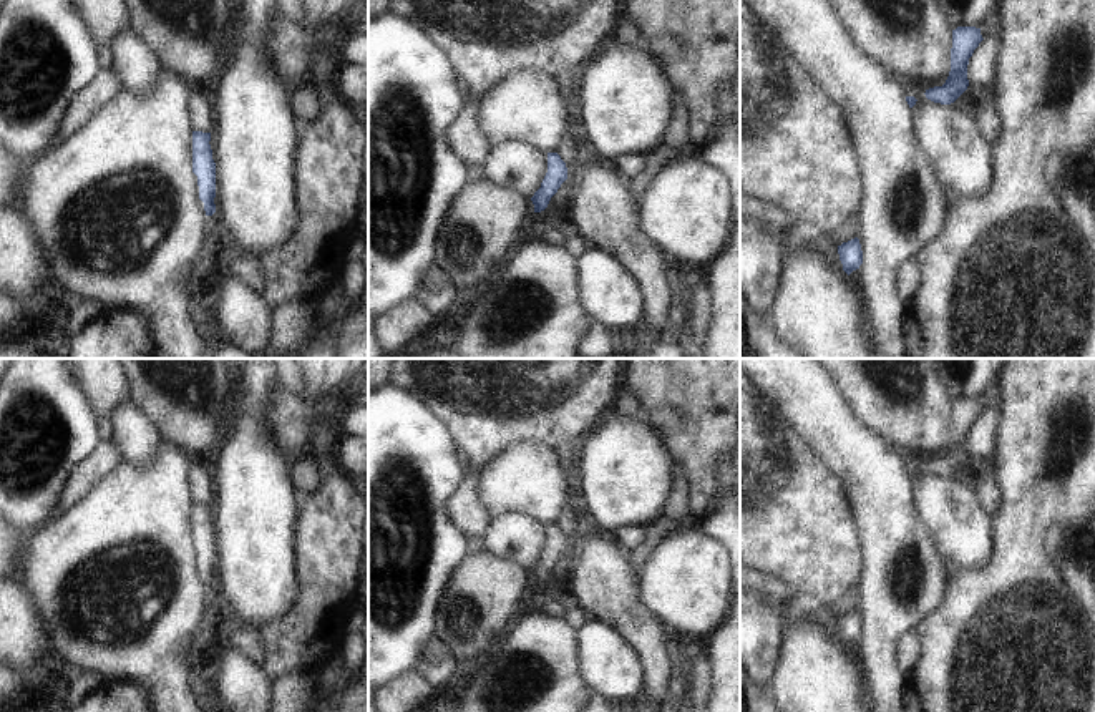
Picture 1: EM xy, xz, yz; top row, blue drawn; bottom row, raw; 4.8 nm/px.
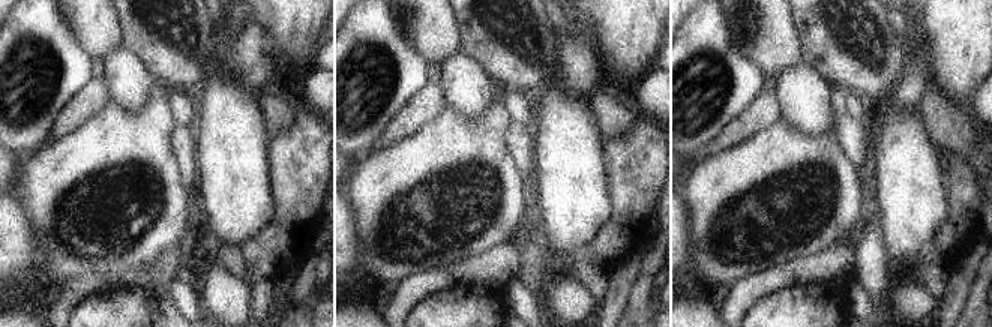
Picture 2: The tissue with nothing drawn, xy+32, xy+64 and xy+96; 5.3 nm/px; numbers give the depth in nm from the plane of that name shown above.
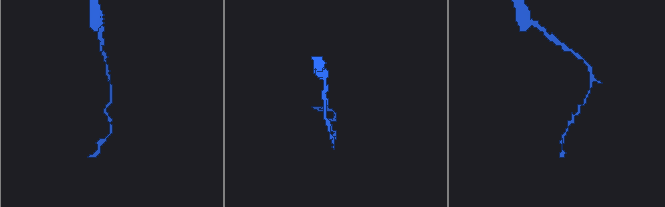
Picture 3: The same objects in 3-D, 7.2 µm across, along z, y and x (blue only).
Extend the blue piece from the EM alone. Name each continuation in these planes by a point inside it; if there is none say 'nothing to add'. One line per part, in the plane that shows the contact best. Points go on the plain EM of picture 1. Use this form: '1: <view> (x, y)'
nothing to add

